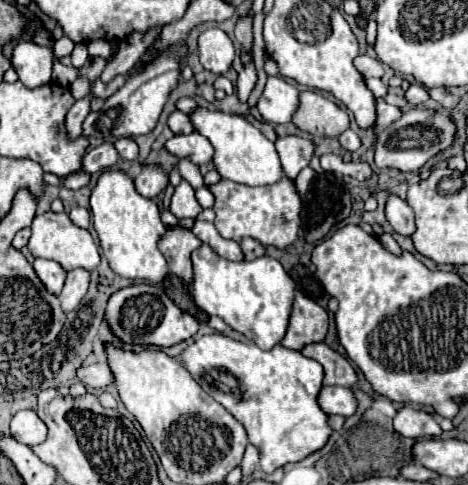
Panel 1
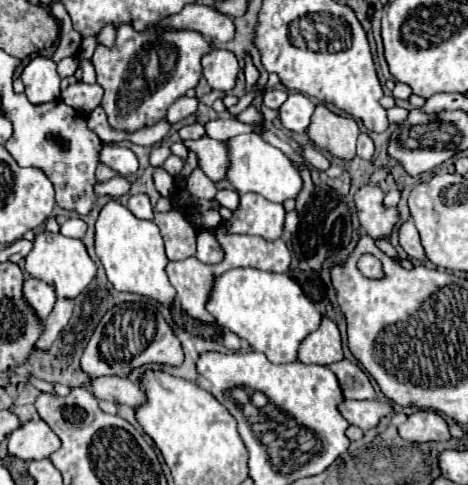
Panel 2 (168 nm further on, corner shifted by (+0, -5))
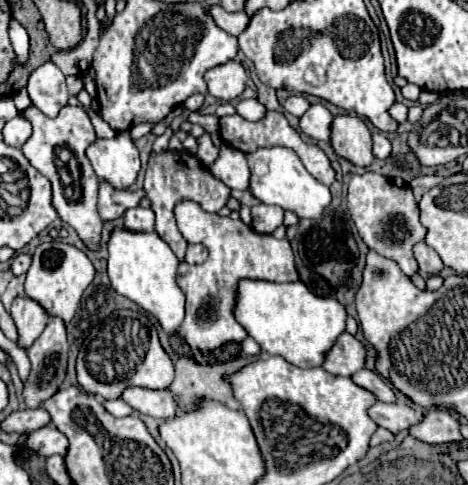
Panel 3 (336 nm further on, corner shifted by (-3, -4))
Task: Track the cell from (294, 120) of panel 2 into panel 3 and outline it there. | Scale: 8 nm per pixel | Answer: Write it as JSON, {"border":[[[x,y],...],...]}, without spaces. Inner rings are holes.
{"border":[[[310,104],[310,108],[300,116],[300,130],[314,140],[330,138],[332,114],[322,104]]]}

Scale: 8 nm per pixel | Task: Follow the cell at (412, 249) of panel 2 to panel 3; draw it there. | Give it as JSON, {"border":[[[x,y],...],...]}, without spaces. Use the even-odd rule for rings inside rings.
{"border":[[[424,242],[414,244],[414,258],[416,258],[422,274],[436,274],[444,268],[440,256],[432,248],[428,248]]]}

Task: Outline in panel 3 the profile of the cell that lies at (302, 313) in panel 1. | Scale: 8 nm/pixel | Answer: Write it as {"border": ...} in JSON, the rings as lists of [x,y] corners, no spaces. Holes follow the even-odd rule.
{"border":[[[342,332],[336,338],[336,344],[324,356],[322,368],[330,374],[352,376],[360,368],[364,368],[364,346],[352,334]]]}

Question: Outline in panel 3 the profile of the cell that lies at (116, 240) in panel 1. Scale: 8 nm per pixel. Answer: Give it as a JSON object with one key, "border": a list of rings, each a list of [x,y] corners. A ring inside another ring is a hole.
{"border":[[[128,228],[112,230],[108,240],[108,276],[112,288],[154,314],[168,334],[176,332],[184,318],[184,294],[176,286],[176,268],[178,260],[174,252],[156,232],[128,232]]]}

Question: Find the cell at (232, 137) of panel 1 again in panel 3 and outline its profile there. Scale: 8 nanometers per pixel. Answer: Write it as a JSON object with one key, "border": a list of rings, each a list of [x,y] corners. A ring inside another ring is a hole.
{"border":[[[258,148],[256,152],[246,154],[250,166],[250,192],[264,204],[276,204],[284,210],[292,210],[298,218],[320,218],[330,206],[330,188],[320,184],[300,162],[296,152],[290,148]]]}

